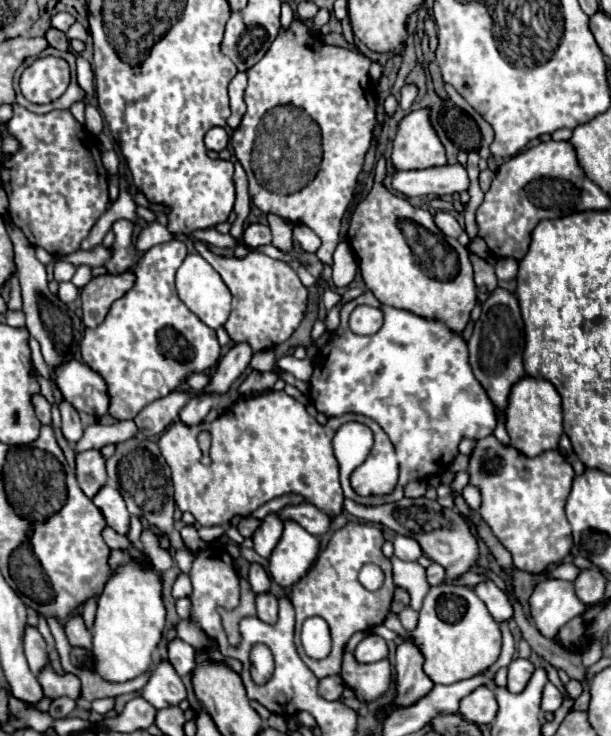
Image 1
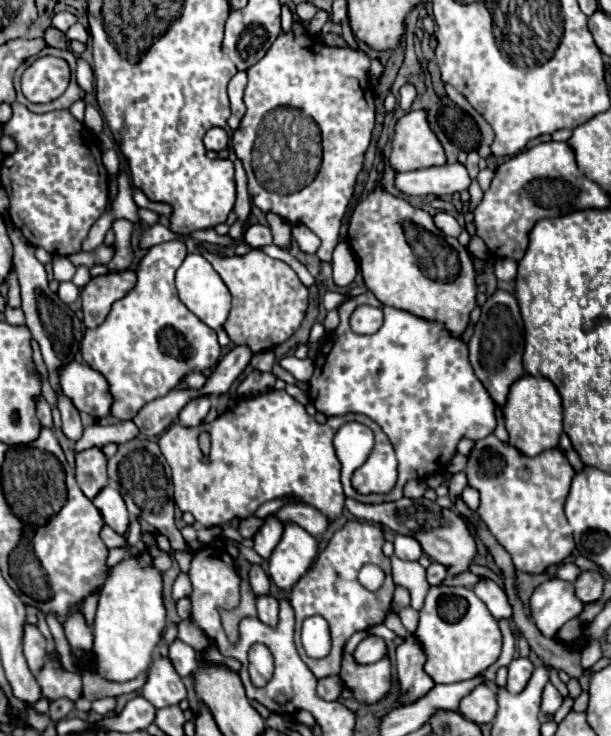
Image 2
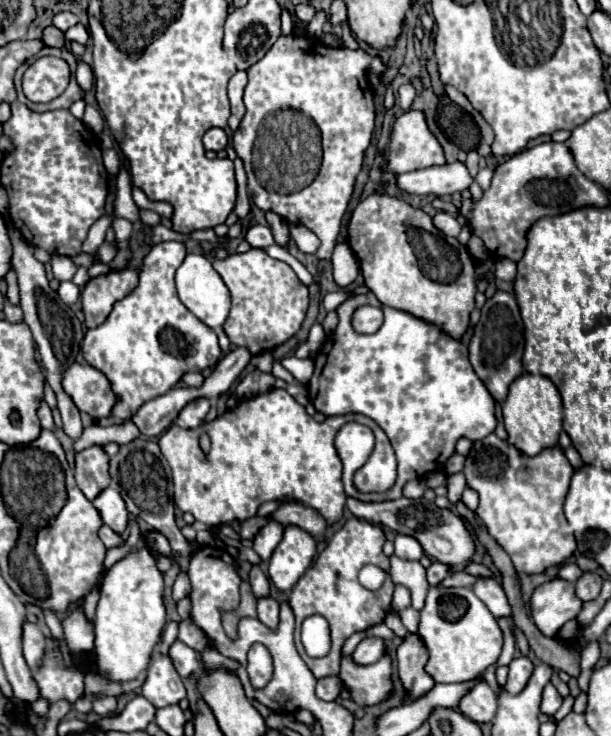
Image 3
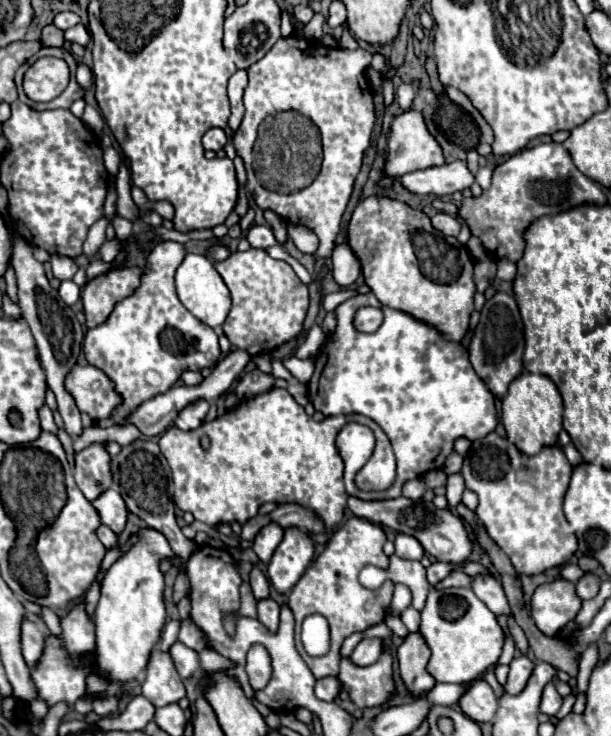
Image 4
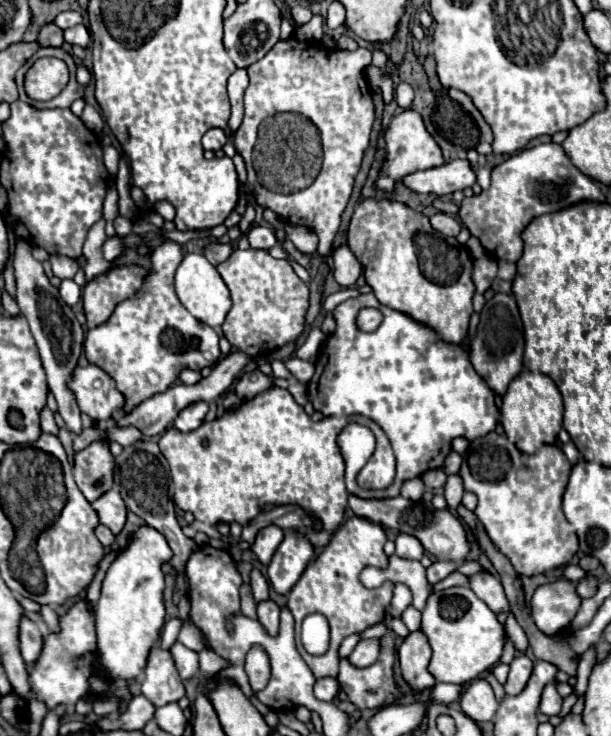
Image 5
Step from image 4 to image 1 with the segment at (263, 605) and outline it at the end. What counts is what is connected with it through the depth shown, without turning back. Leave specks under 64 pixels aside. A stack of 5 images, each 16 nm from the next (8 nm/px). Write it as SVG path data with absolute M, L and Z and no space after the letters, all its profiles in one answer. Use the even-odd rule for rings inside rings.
M270 592L264 594L256 594L256 608L258 608L258 618L274 624L278 618L278 598Z

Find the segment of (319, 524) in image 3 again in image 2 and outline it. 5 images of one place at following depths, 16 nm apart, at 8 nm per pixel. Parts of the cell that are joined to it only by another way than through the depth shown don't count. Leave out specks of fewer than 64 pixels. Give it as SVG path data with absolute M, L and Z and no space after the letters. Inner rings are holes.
M286 504L282 506L282 510L276 512L276 516L284 524L296 522L304 530L308 530L312 536L322 536L330 526L330 520L310 504Z

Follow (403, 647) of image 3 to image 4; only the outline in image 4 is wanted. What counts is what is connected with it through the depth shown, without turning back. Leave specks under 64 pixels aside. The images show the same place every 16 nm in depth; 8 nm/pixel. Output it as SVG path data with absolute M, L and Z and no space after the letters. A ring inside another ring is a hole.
M418 632L408 634L404 638L404 642L396 652L396 658L400 668L400 678L414 698L422 696L436 684L436 680L426 672L430 650Z

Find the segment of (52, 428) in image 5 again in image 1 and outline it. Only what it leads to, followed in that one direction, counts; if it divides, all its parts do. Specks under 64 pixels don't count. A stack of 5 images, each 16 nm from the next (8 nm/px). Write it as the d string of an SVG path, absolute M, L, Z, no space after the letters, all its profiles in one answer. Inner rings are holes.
M34 394L32 396L32 404L34 404L34 412L38 416L38 420L42 424L50 424L50 402L42 396L42 394Z

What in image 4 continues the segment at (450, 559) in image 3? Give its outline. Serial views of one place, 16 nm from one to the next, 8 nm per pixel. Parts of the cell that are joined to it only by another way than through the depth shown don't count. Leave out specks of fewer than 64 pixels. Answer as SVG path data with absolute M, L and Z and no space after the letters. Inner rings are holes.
M348 498L348 508L352 510L354 516L374 522L374 524L384 524L400 534L410 534L414 536L426 554L434 556L438 562L450 562L456 564L456 570L462 568L470 554L472 554L472 540L468 536L468 530L464 528L464 522L460 516L452 514L450 510L438 510L434 508L432 502L426 500L408 500L408 498L396 498L396 500L382 500L382 502L364 502L358 498Z

